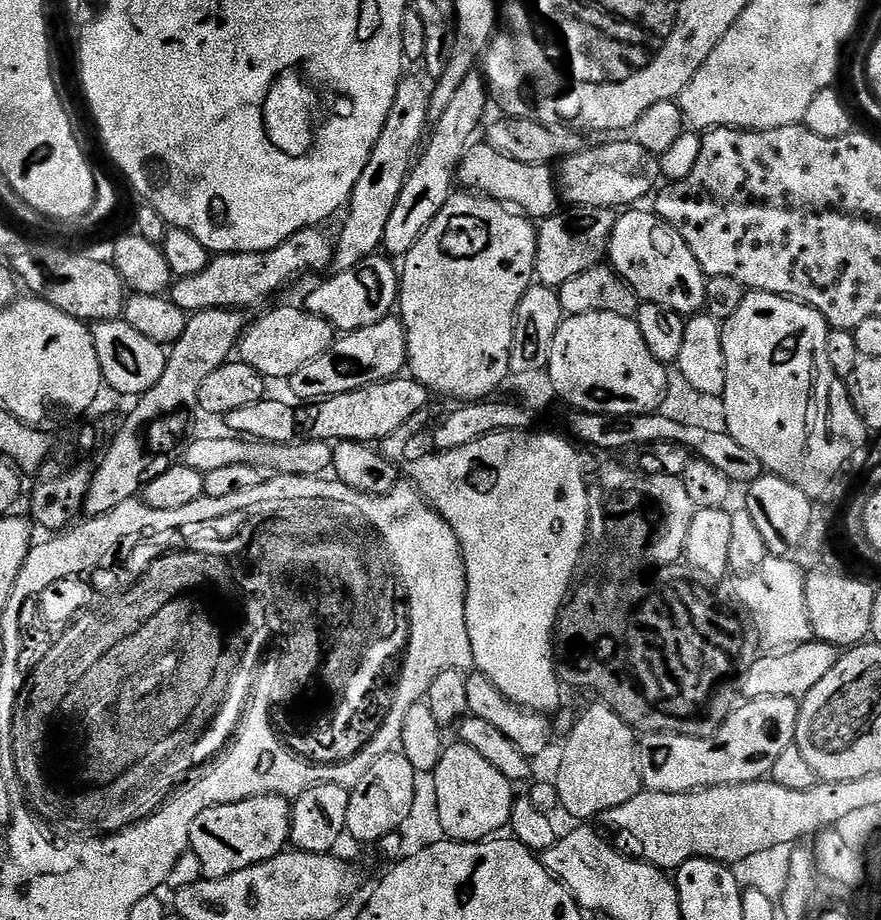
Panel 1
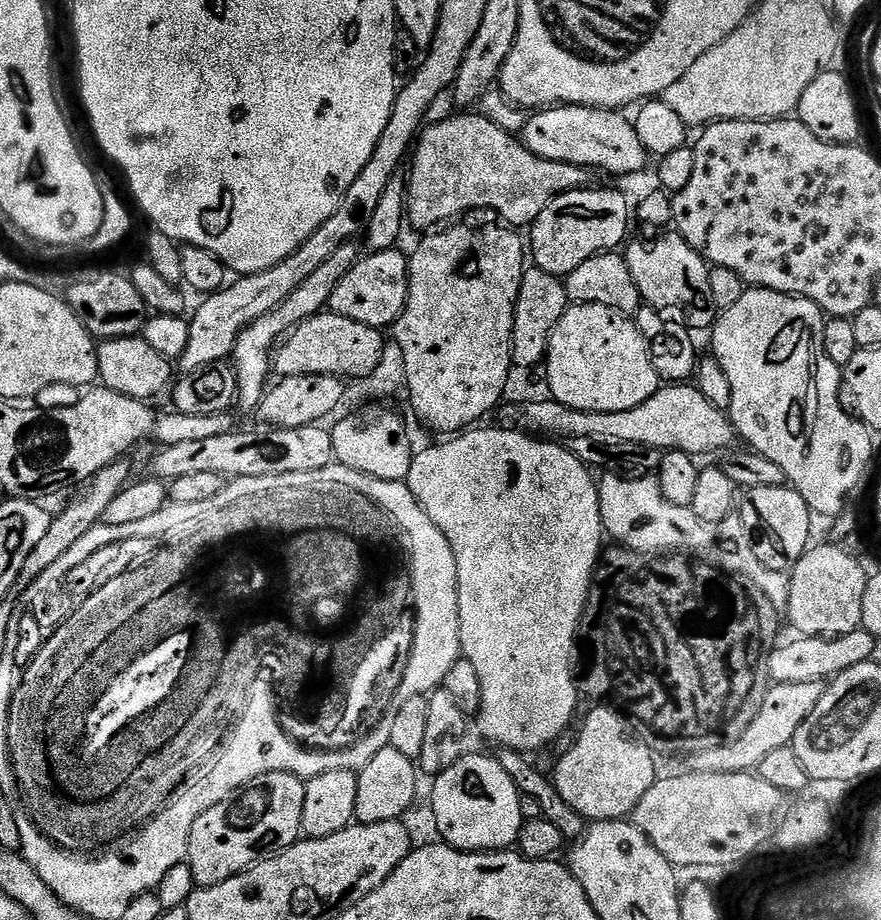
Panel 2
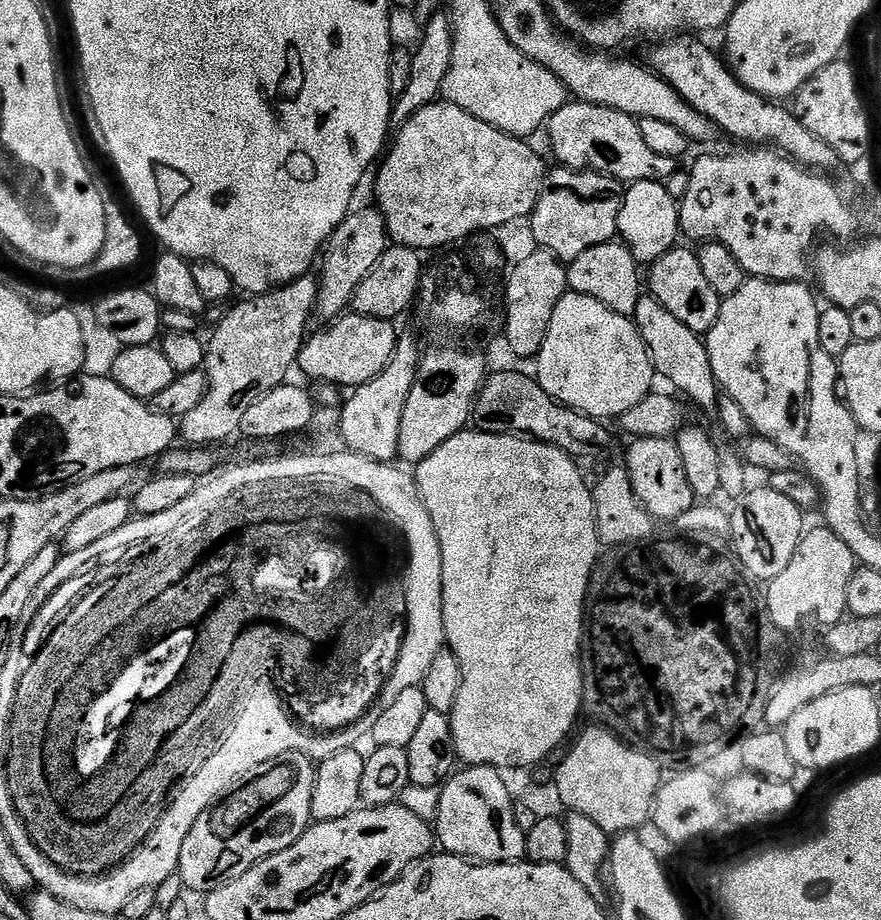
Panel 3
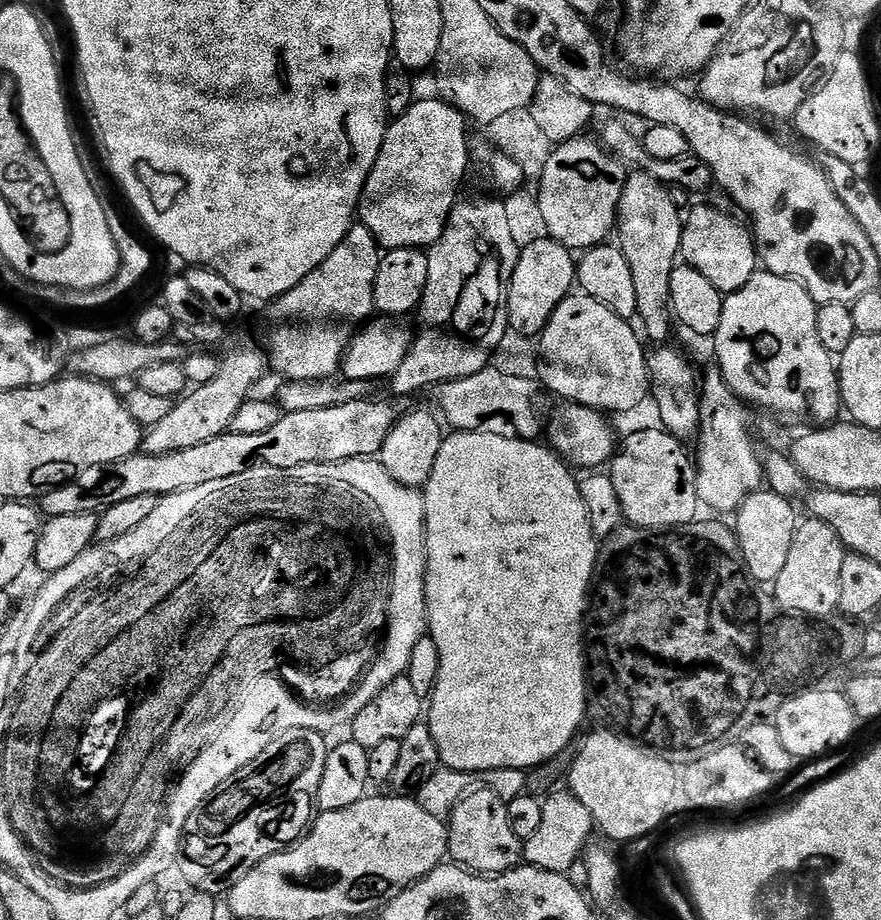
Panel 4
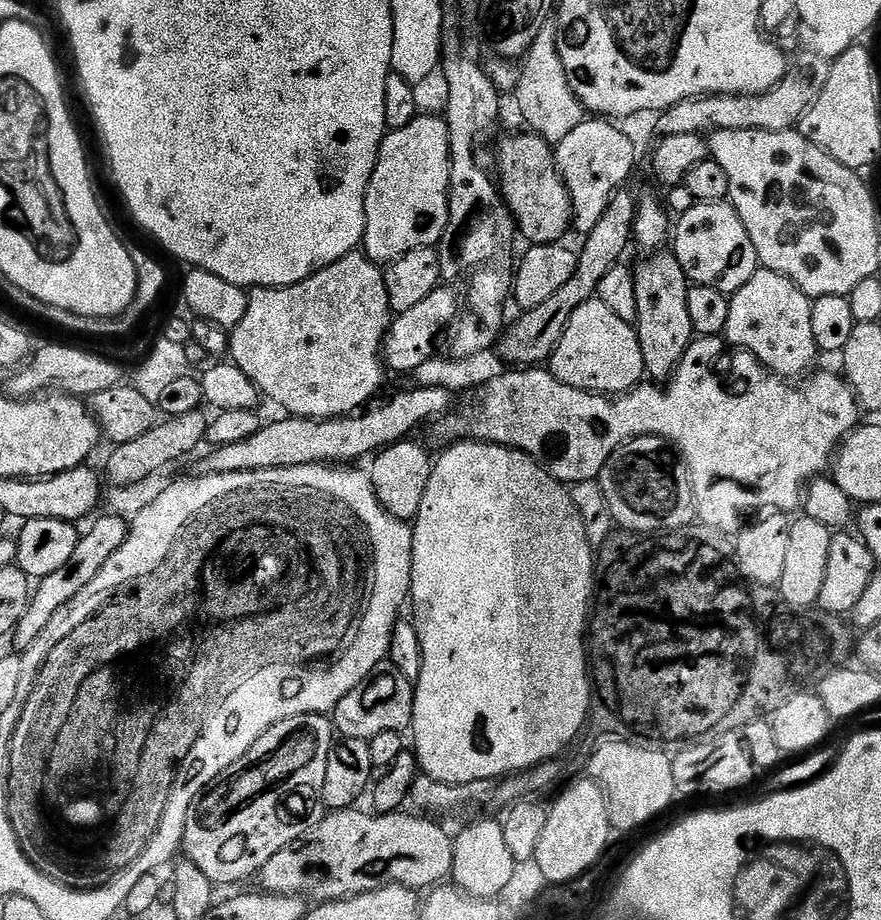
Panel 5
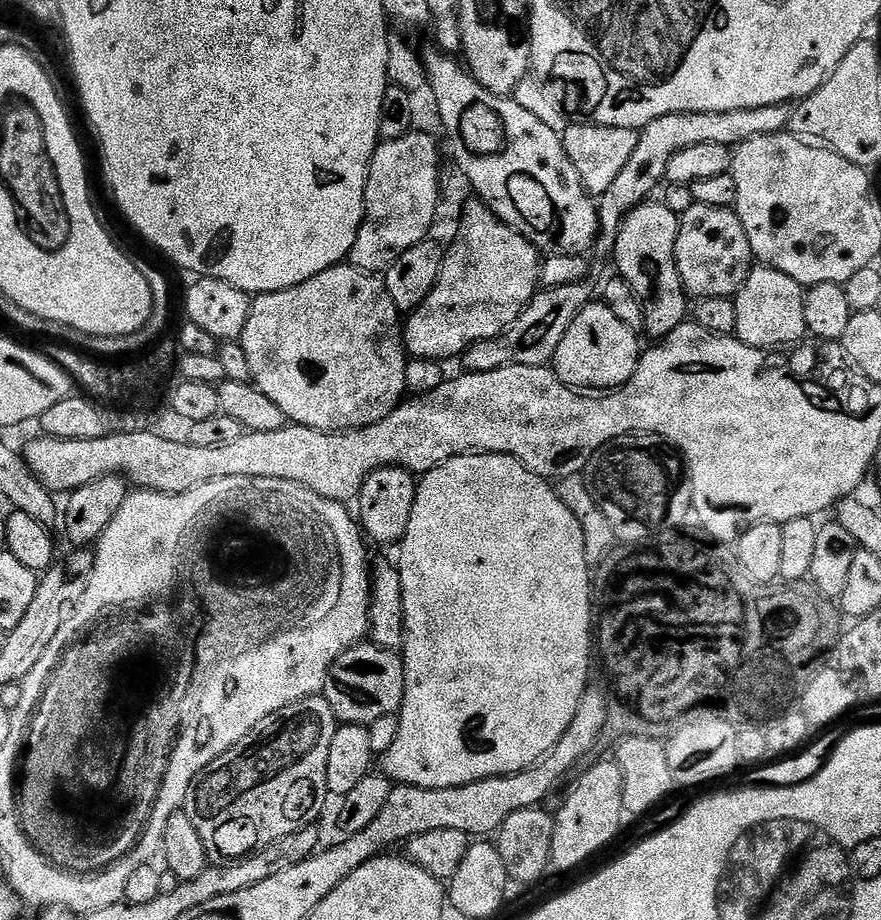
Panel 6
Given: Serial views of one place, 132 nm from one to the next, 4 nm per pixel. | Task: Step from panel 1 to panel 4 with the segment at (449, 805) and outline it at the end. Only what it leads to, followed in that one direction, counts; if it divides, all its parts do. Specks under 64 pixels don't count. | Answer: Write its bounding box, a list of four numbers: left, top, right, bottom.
[447,786,522,874]

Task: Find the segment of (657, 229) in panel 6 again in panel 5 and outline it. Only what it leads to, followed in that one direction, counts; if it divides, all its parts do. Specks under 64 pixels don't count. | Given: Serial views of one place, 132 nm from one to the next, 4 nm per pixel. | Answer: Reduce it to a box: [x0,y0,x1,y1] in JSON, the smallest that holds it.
[634,251,694,382]

